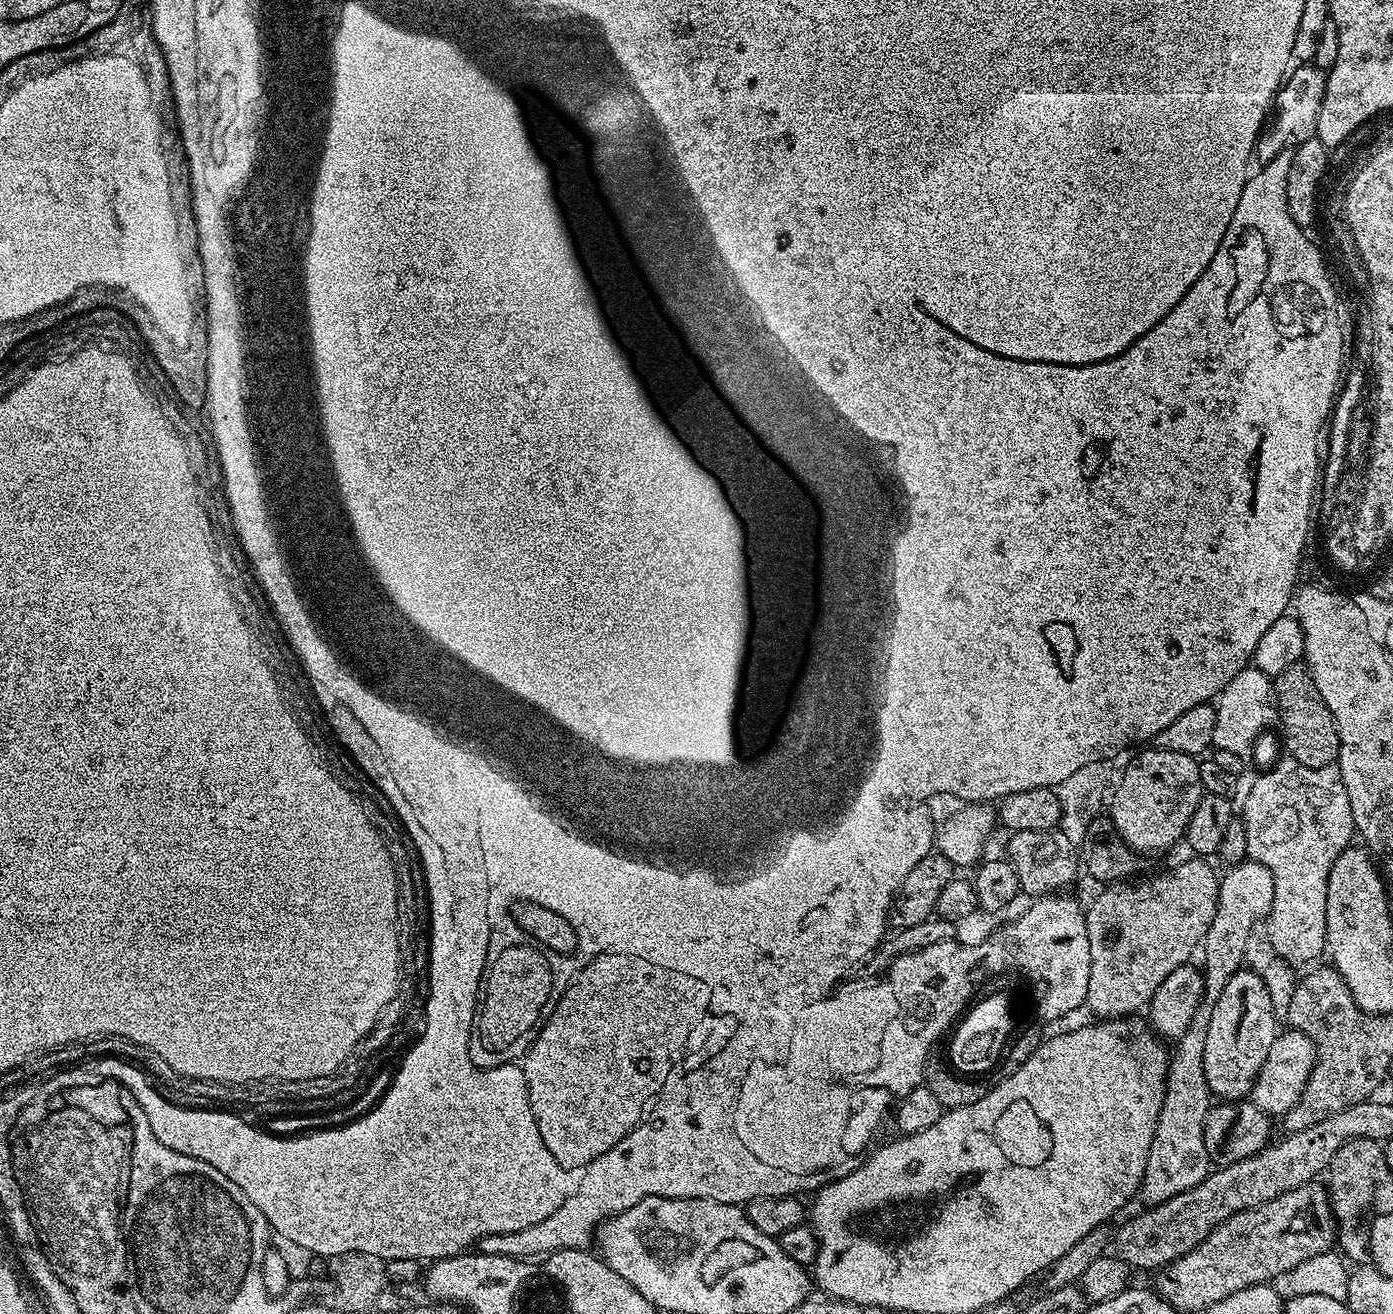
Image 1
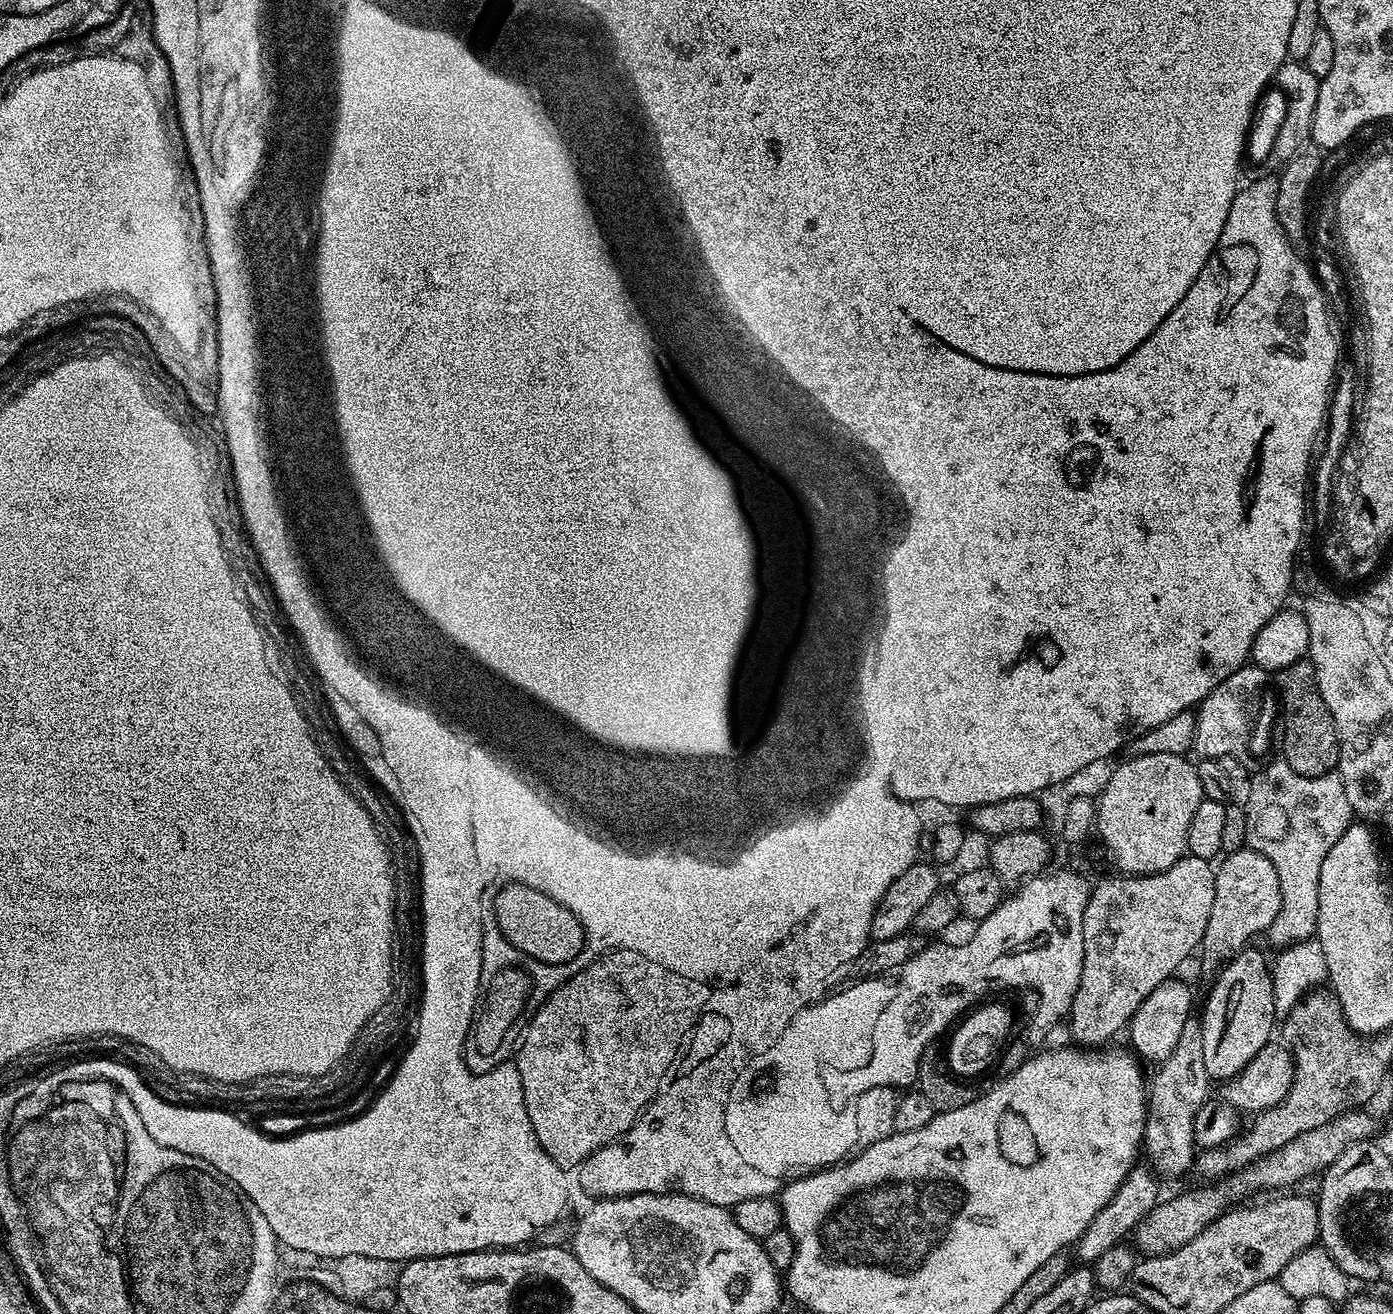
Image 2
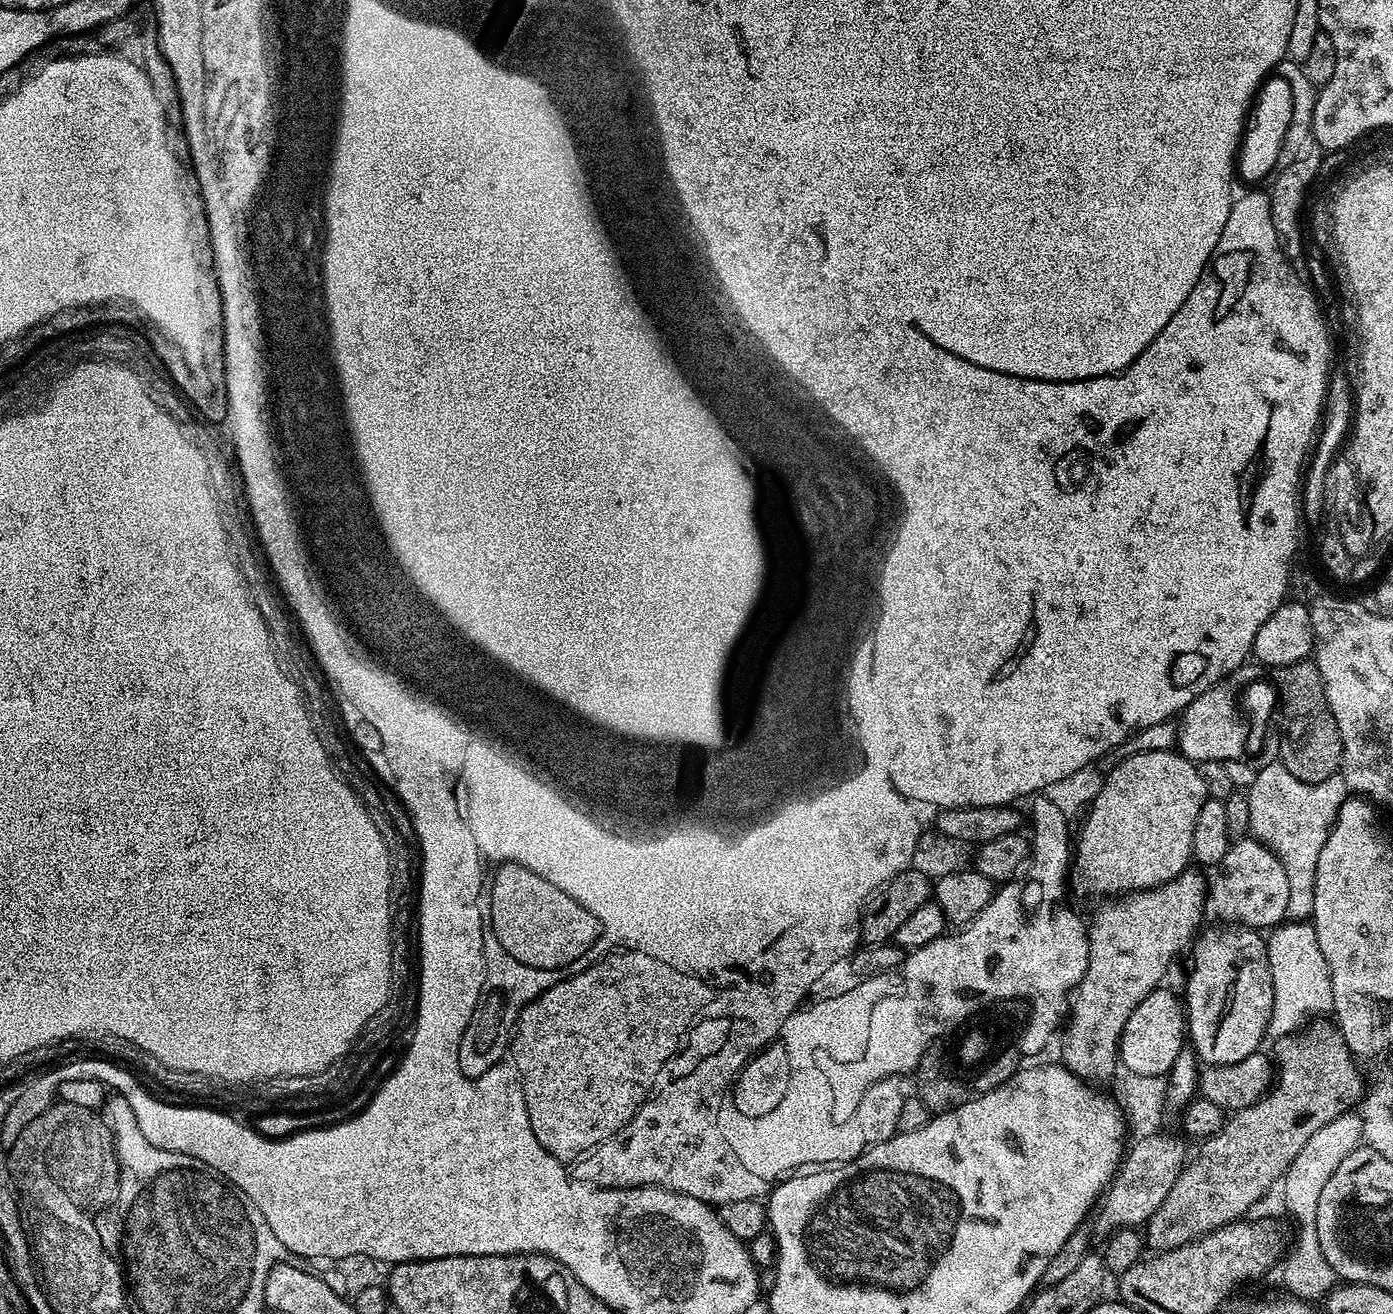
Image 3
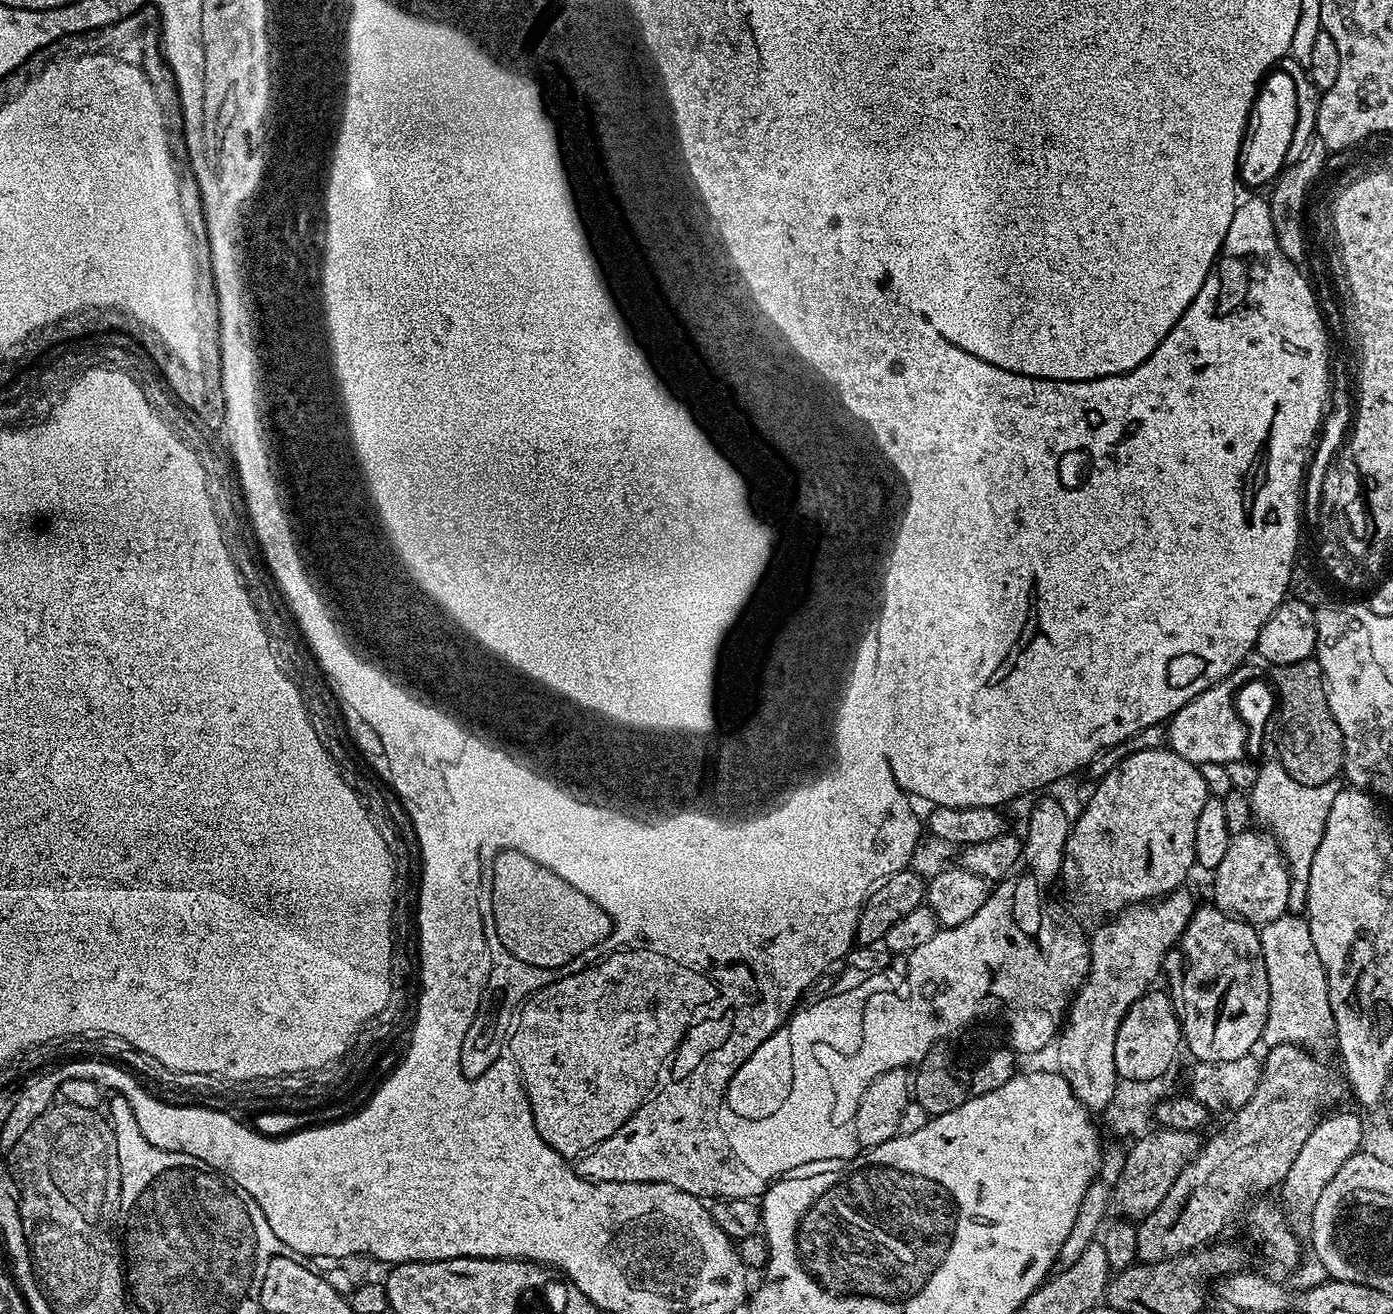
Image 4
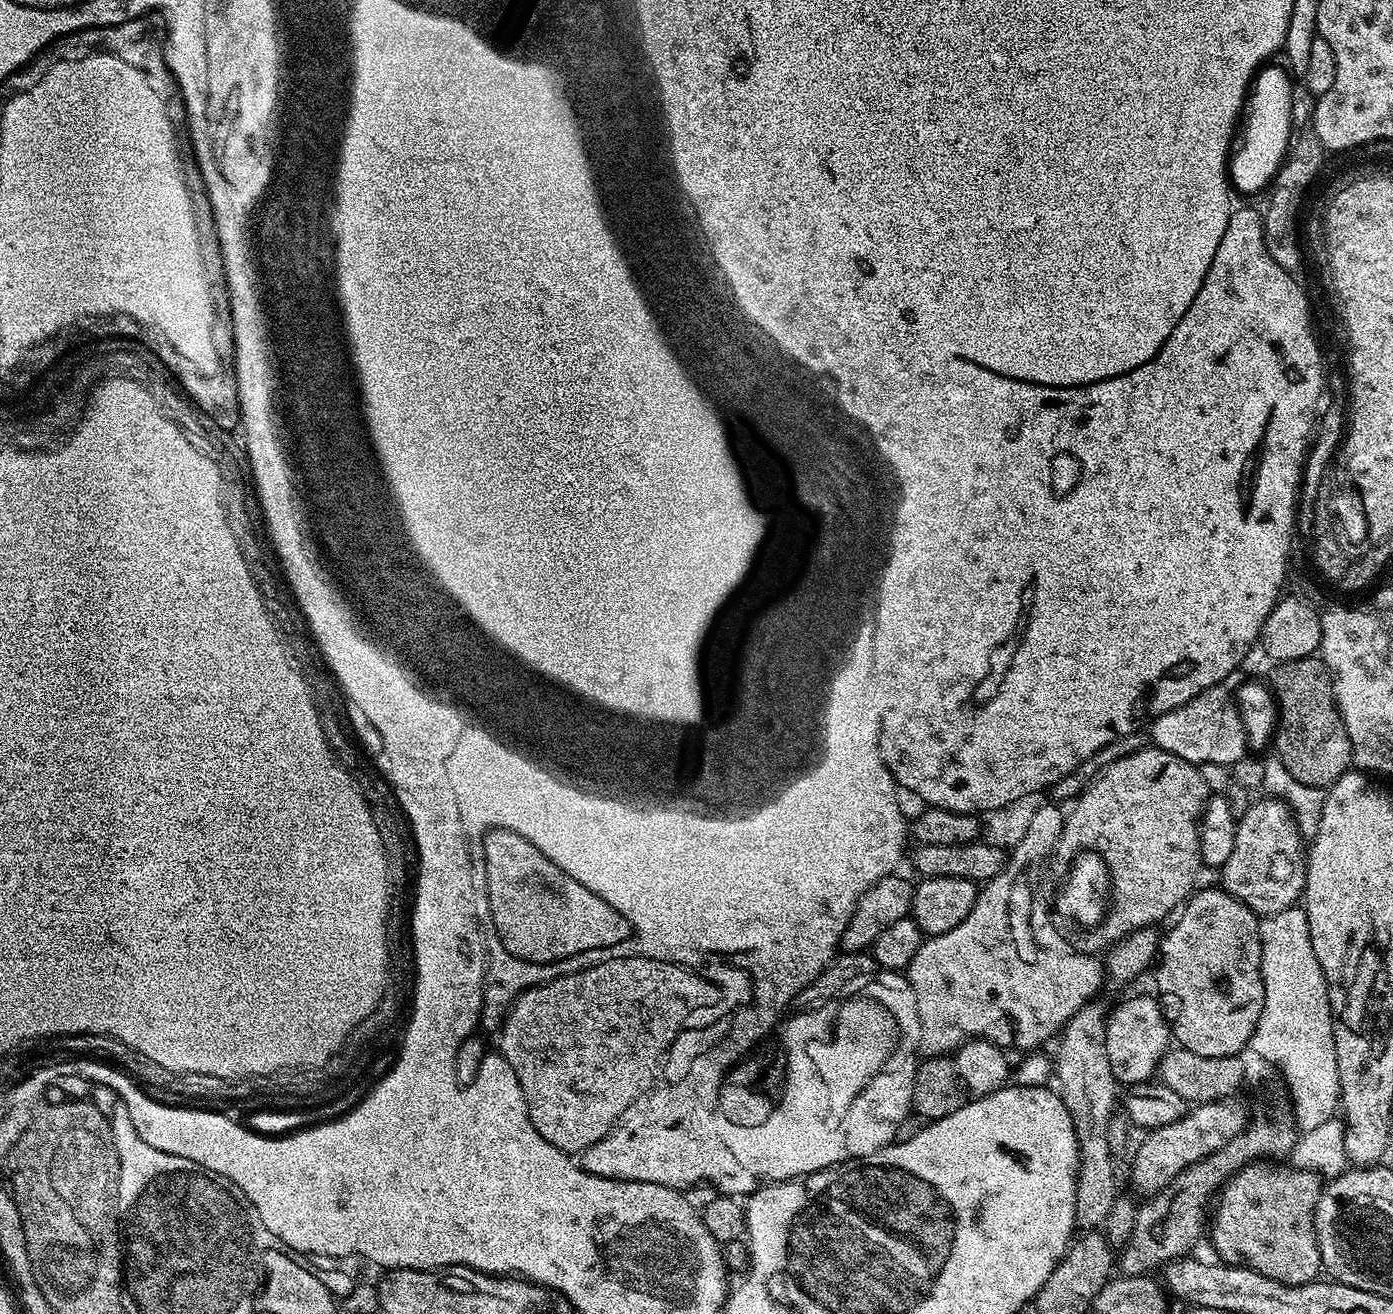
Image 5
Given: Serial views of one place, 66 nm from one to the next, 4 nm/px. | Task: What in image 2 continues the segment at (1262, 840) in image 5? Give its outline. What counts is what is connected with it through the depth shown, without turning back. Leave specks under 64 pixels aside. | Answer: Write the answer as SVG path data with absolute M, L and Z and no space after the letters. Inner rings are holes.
M1243 848L1229 853L1217 867L1215 896L1206 934L1200 947L1202 968L1215 975L1225 964L1249 945L1252 936L1265 933L1281 909L1281 886L1274 864L1265 855Z

